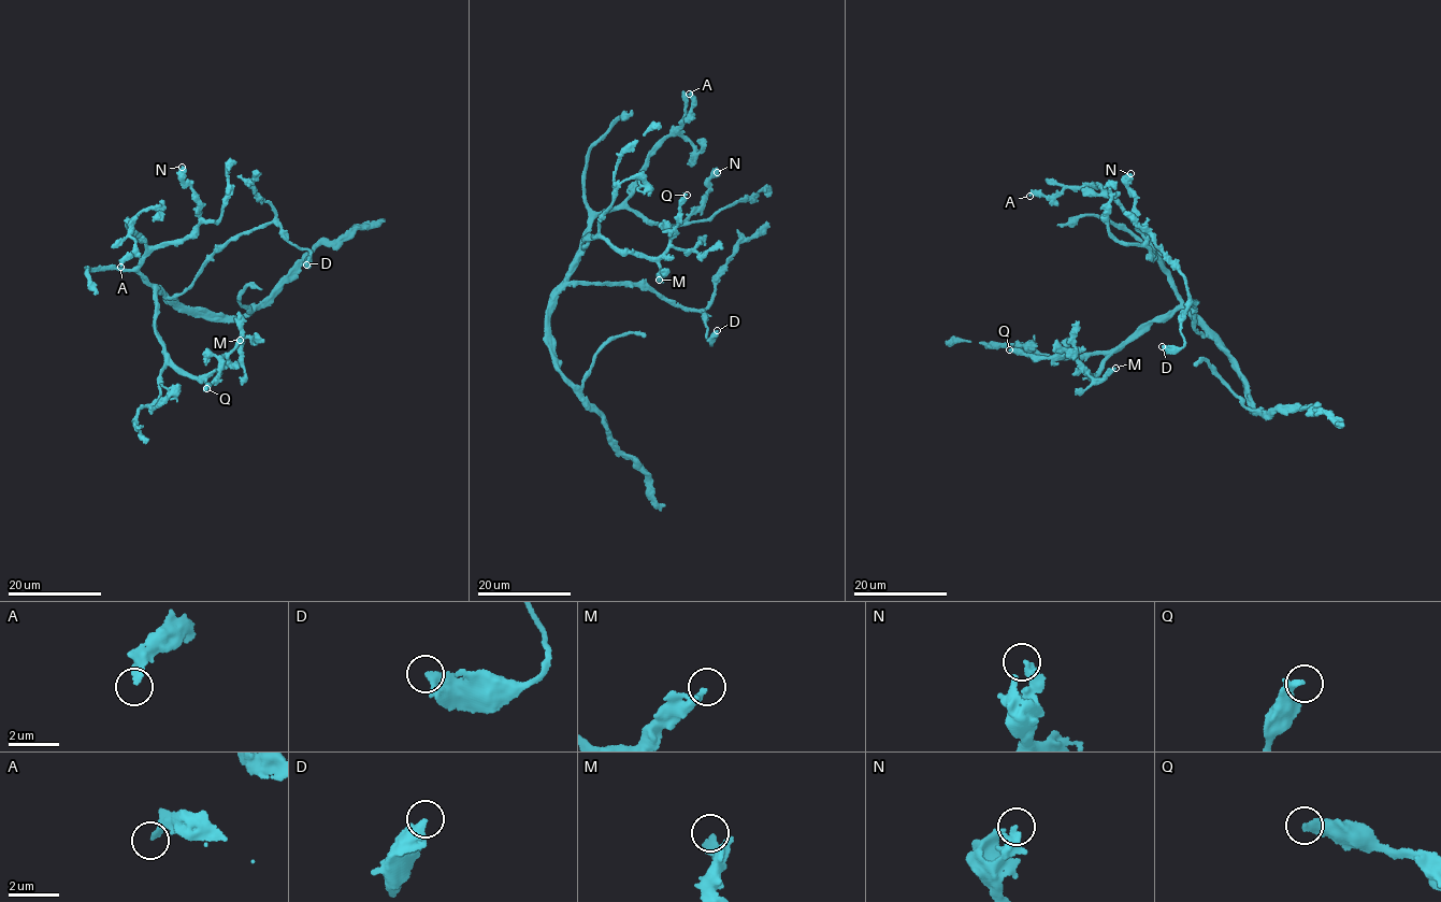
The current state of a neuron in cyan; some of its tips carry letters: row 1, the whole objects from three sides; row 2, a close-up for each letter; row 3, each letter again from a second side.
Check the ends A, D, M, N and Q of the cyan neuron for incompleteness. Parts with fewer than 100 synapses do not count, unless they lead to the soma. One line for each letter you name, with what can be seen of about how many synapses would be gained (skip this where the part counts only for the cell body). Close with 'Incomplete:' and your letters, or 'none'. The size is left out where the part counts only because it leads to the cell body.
Incomplete: none

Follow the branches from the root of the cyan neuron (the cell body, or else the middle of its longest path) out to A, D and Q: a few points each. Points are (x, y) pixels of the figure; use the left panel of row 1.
A: (166, 296), (139, 271), (146, 242), (128, 220), (135, 248), (120, 267)
D: (166, 296), (172, 298), (184, 290), (206, 258), (233, 239), (273, 222), (289, 242), (308, 251), (306, 265)
Q: (166, 296), (155, 291), (154, 318), (173, 363), (202, 380), (227, 360), (218, 359), (219, 373), (206, 388)

